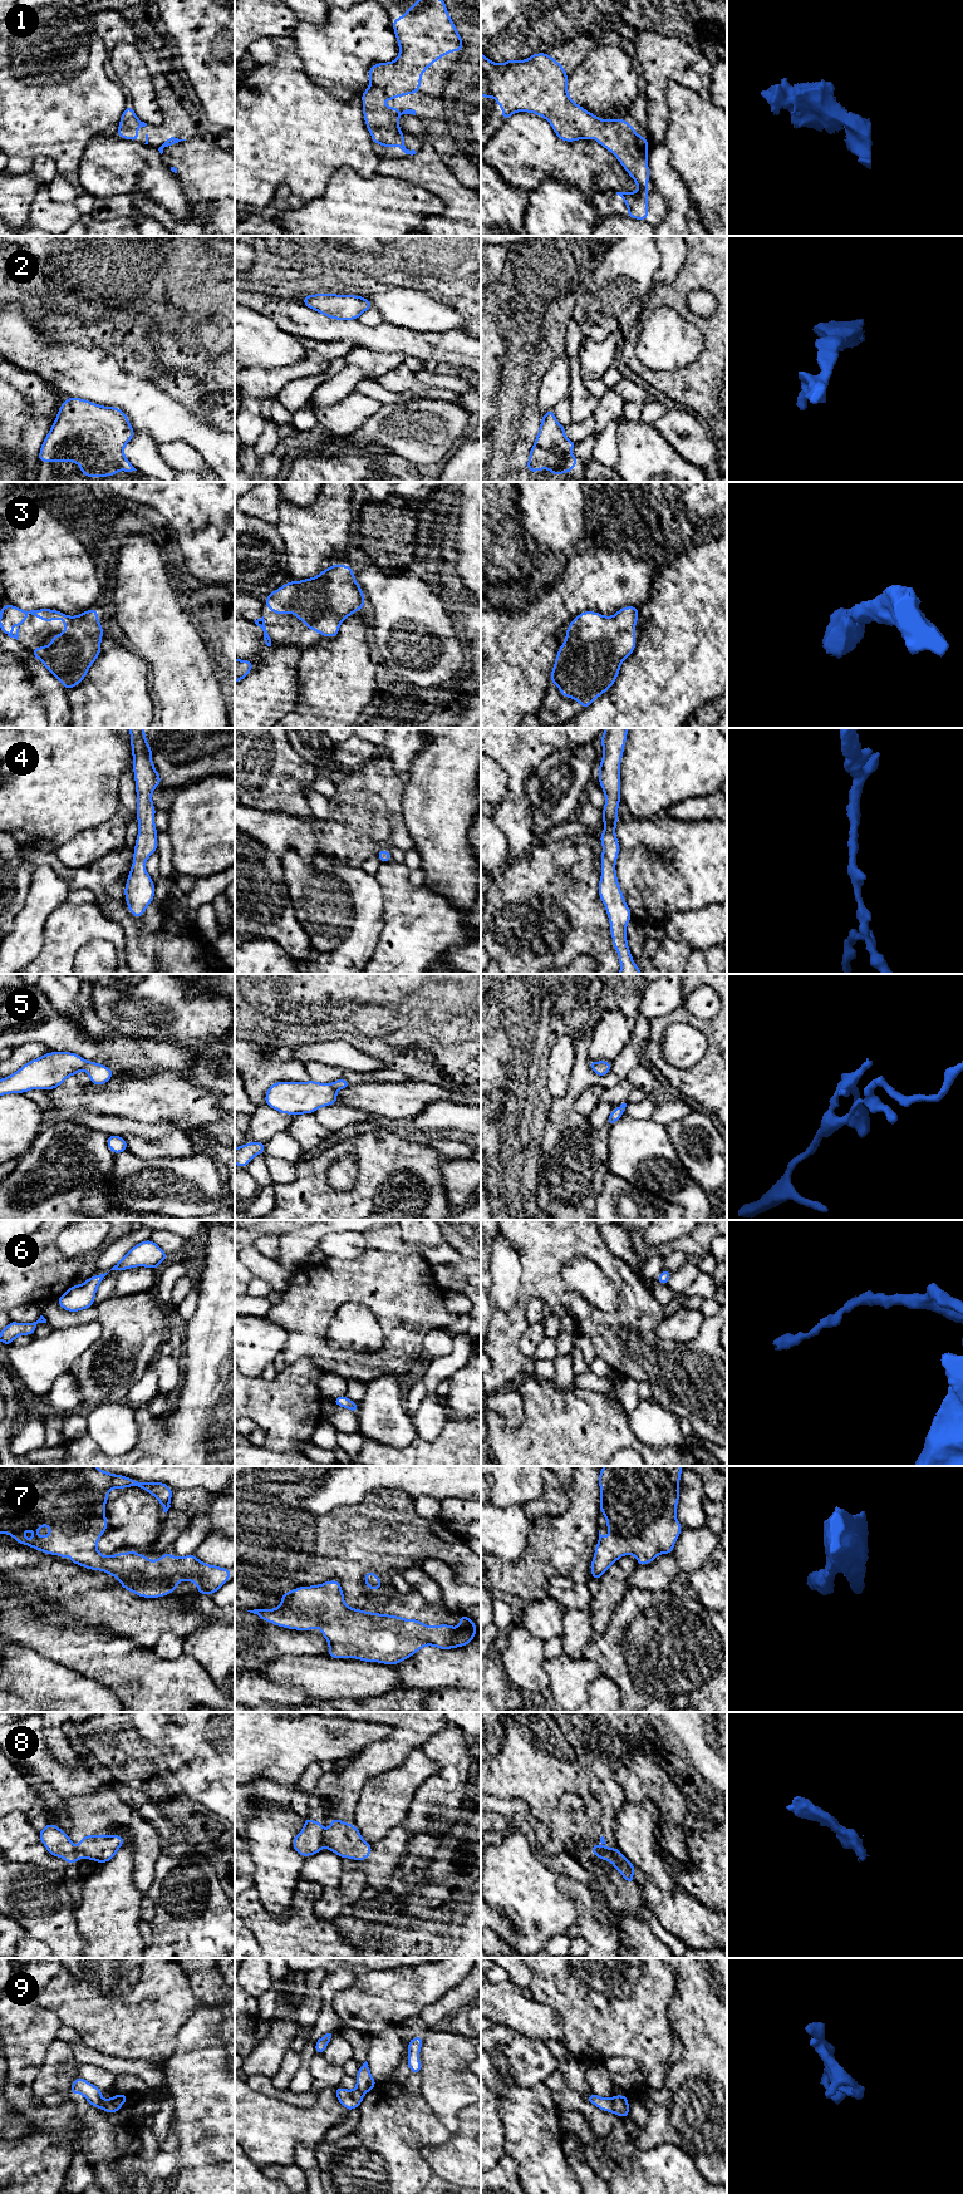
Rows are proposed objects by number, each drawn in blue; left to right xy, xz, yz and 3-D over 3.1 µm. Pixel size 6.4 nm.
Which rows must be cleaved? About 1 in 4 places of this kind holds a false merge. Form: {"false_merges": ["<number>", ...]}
{"false_merges": ["8"]}

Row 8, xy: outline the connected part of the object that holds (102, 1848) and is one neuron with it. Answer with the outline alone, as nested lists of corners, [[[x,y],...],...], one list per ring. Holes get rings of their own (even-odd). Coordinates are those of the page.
[[[100,1834],[95,1836],[84,1835],[77,1849],[79,1859],[90,1859],[100,1864],[112,1860],[118,1849],[124,1844],[122,1835]]]

